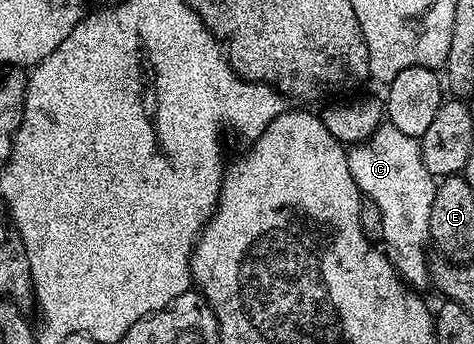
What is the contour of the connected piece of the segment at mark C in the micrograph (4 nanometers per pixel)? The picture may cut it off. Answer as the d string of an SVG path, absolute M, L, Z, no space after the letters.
M381 122L380 126L367 140L347 148L350 177L354 177L354 185L358 185L363 198L374 201L382 213L382 243L386 254L391 259L394 269L400 274L401 279L413 289L427 288L430 283L428 264L430 255L424 250L430 247L430 205L434 205L434 193L437 180L422 165L422 153L419 142L415 138L406 136L401 129L396 129L392 123Z

